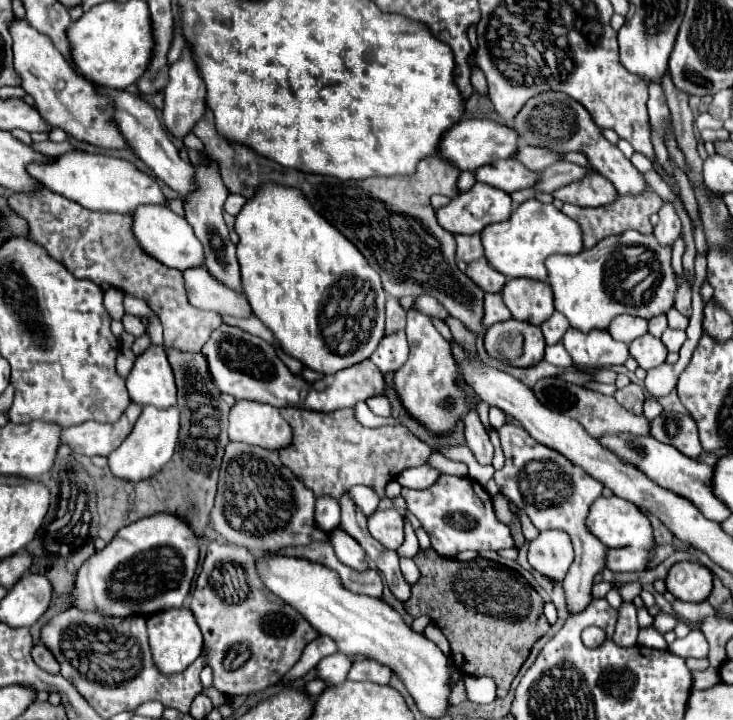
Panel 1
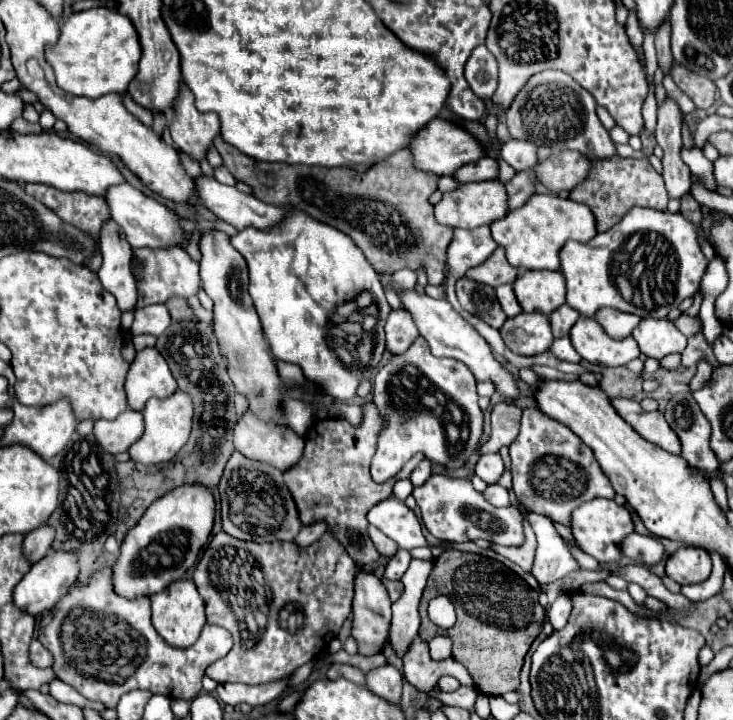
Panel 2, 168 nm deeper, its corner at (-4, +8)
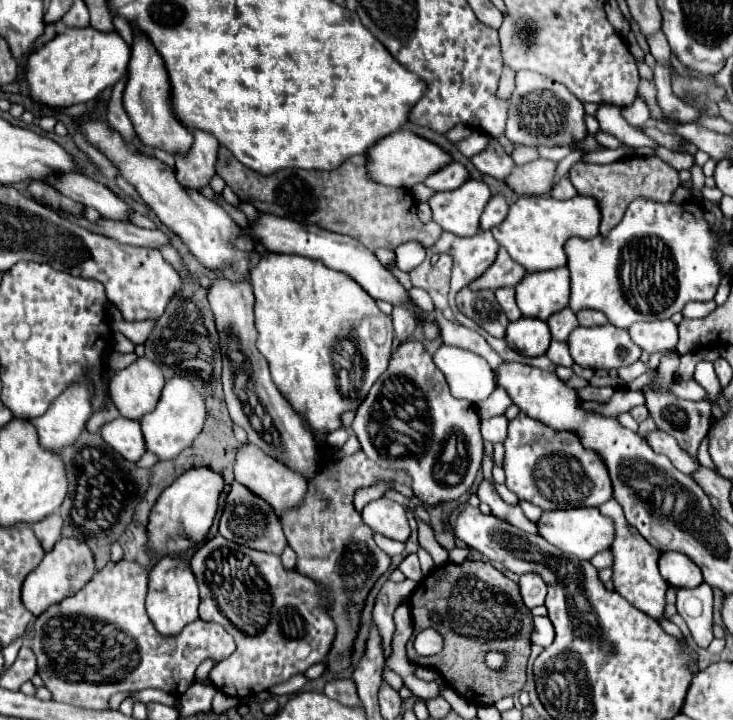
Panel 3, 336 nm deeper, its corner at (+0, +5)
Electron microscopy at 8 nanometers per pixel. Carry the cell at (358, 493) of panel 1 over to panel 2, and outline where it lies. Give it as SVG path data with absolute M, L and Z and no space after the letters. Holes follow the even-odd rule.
M220 531L206 547L192 579L206 603L208 623L228 629L234 639L230 653L224 659L212 663L206 669L206 675L218 683L258 685L288 677L300 665L322 653L322 649L328 647L332 635L338 635L344 619L350 615L354 561L346 549L342 549L342 543L334 539L334 533L324 533L318 543L300 549L294 541L246 543Z

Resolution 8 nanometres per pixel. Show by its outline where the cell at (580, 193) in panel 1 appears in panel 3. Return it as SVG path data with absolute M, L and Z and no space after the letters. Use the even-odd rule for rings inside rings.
M536 158L528 164L514 166L510 176L504 178L506 186L518 196L544 196L550 194L552 180L556 174L556 162Z

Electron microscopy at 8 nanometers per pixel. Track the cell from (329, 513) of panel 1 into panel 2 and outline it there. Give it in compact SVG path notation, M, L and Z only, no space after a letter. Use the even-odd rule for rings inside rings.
M318 521L318 525L304 525L302 531L298 533L298 537L296 537L294 541L296 541L300 547L306 547L306 545L318 541L318 539L324 535L324 531L326 531L326 525L322 525L322 521Z

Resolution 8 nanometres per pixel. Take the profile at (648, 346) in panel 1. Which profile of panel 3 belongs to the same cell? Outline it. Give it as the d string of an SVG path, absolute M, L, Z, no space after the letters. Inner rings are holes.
M672 320L638 322L630 328L630 336L646 354L654 354L654 352L664 352L676 346L678 328Z

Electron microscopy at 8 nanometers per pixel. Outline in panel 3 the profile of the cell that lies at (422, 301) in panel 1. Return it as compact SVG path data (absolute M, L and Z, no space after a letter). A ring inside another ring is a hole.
M410 288L408 294L410 294L410 298L412 298L412 300L422 308L422 310L426 310L426 312L434 312L432 298L430 298L422 288Z

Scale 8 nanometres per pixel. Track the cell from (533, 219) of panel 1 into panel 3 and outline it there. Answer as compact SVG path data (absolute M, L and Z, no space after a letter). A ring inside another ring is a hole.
M522 196L506 216L506 220L492 230L500 246L504 246L514 262L528 272L542 272L566 266L564 244L572 236L594 238L598 236L600 208L592 196L574 196L570 200L556 200L552 196Z

